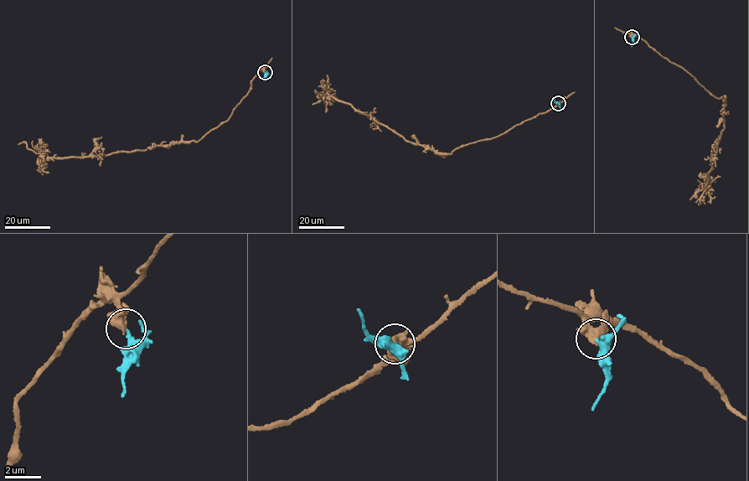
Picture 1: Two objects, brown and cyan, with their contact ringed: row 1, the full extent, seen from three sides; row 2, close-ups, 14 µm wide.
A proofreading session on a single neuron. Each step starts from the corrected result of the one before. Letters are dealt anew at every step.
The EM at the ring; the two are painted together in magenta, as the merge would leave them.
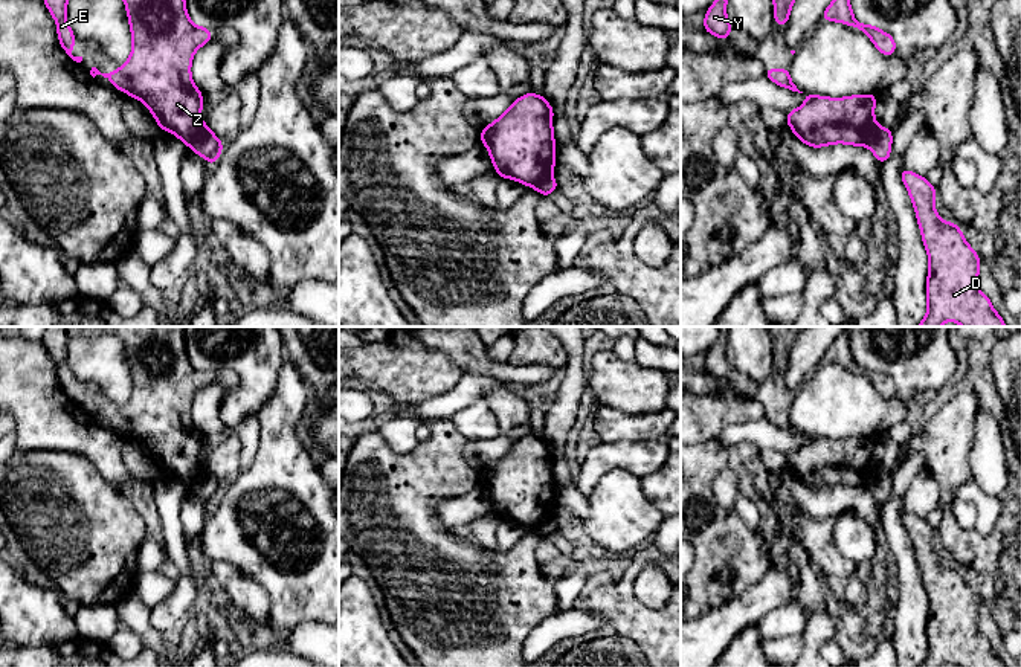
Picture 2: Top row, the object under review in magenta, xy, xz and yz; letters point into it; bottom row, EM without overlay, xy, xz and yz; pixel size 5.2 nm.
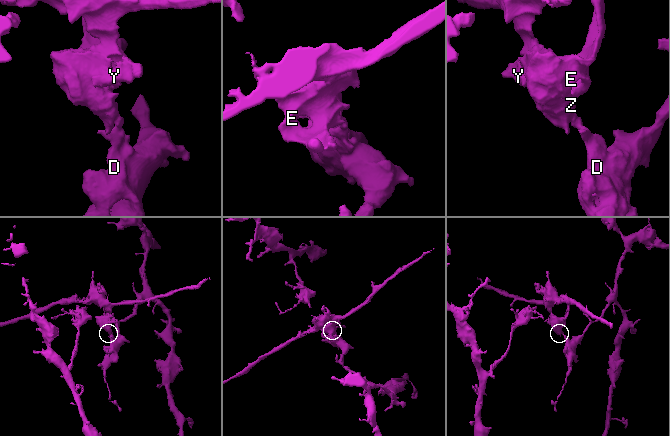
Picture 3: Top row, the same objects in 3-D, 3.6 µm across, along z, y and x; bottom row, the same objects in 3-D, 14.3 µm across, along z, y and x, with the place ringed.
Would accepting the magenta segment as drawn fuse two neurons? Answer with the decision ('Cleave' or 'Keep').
Cleave

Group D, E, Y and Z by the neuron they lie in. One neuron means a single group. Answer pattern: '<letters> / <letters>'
D / E Y Z

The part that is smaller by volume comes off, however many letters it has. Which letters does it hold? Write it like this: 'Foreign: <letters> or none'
Foreign: E, Y, Z

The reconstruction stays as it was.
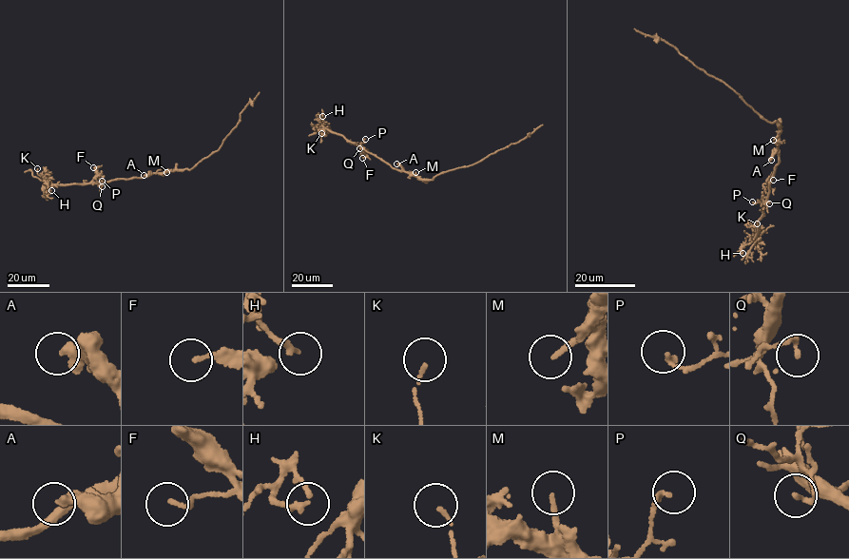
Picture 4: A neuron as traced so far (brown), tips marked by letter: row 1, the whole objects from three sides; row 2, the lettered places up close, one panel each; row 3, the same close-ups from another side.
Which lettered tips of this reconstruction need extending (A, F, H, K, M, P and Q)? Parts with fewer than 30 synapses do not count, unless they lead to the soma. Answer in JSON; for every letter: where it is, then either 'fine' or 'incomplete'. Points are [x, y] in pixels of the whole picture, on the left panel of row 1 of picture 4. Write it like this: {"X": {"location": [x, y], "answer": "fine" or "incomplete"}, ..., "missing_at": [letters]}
{"A": {"location": [144, 175], "answer": "fine"}, "F": {"location": [93, 167], "answer": "fine"}, "H": {"location": [51, 190], "answer": "fine"}, "K": {"location": [37, 168], "answer": "fine"}, "M": {"location": [166, 172], "answer": "fine"}, "P": {"location": [102, 181], "answer": "fine"}, "Q": {"location": [102, 186], "answer": "fine"}, "missing_at": []}

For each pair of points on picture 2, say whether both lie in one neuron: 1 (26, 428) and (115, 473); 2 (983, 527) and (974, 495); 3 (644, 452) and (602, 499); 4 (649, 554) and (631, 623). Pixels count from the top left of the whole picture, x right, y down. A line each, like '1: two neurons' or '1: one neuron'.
1: one neuron
2: one neuron
3: two neurons
4: one neuron

